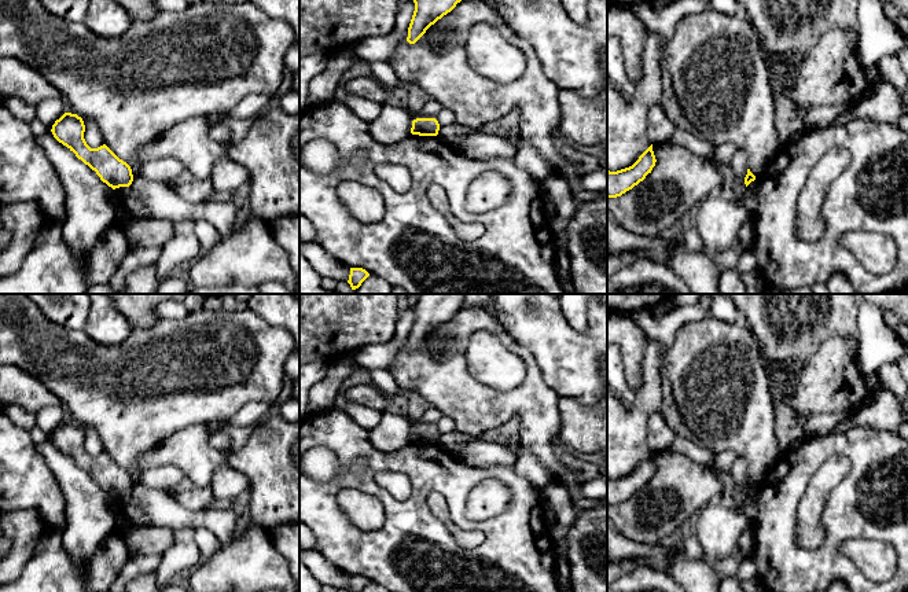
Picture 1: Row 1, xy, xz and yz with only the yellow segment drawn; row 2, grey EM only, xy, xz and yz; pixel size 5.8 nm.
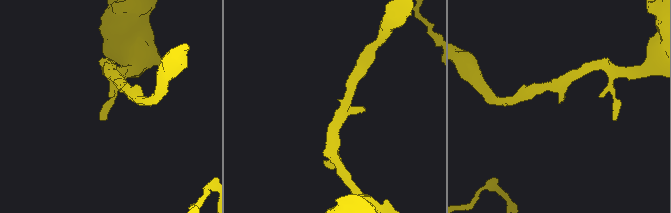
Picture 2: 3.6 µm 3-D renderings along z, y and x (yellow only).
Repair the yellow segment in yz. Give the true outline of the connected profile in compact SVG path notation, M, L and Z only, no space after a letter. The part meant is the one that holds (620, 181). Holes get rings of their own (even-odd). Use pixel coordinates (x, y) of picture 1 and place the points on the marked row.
M651 144L632 166L617 172L607 170L607 198L617 198L632 190L651 173L655 162Z

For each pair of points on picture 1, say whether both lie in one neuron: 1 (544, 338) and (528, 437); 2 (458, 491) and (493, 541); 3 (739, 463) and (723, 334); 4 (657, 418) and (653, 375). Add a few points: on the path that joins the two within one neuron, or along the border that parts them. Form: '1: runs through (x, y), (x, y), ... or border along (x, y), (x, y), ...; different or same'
1: border along (518, 342), (530, 353), (543, 381), (557, 394); different
2: runs through (458, 506), (459, 514), (469, 524), (481, 528); same
3: border along (738, 456), (746, 462), (749, 475); different
4: border along (658, 410), (647, 420), (649, 444); different

